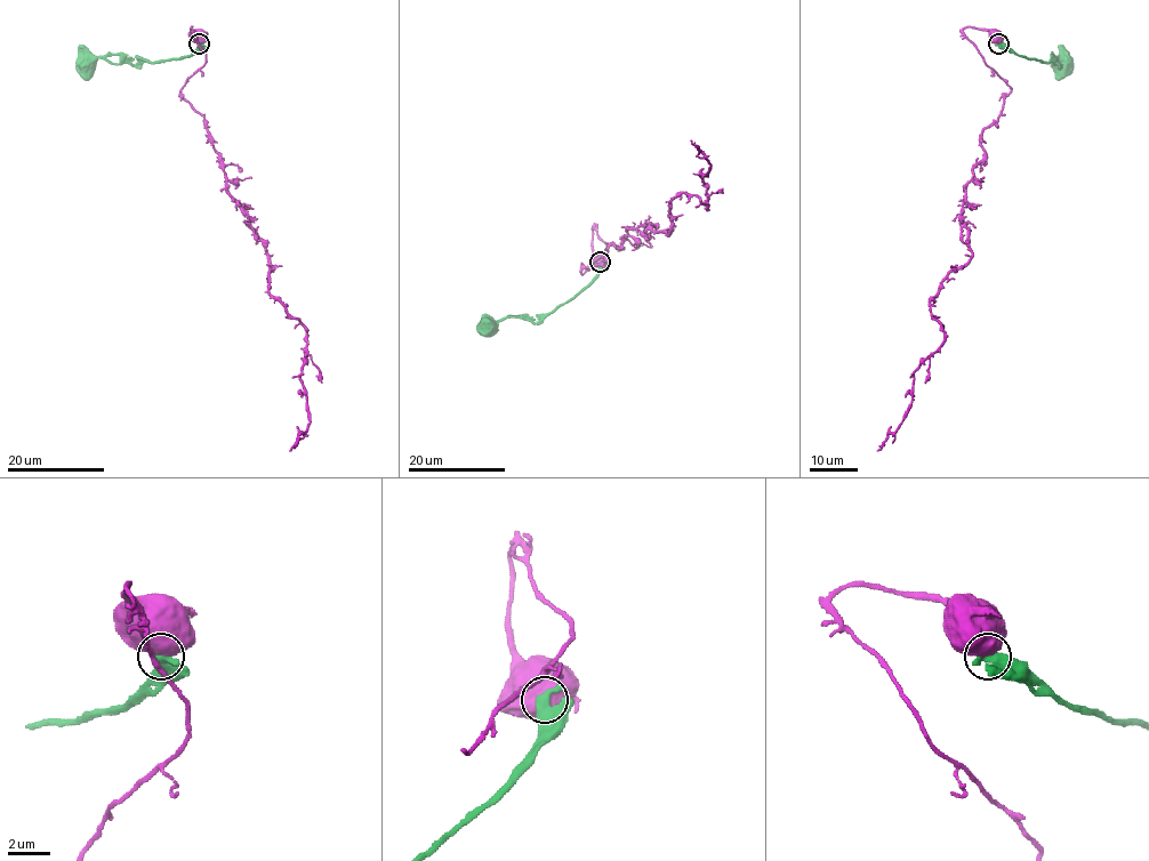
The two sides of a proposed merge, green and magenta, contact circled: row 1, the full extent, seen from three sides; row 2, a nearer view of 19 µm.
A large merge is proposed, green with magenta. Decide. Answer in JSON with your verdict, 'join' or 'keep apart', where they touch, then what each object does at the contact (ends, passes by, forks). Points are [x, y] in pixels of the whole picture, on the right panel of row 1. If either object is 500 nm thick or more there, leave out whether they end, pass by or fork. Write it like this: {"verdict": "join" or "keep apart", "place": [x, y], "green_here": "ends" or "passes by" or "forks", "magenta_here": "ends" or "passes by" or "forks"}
{"verdict": "keep apart", "place": [998, 43]}

